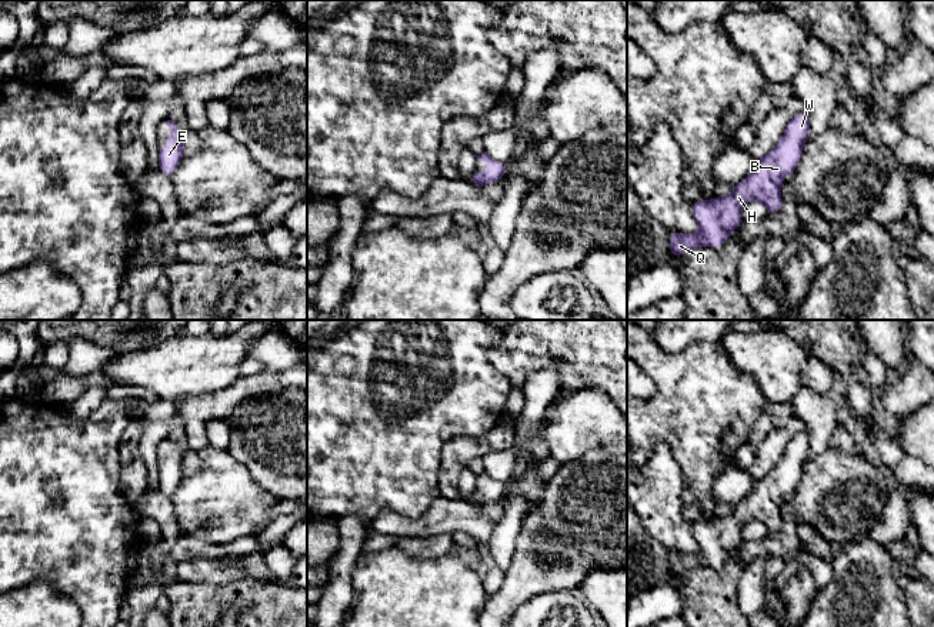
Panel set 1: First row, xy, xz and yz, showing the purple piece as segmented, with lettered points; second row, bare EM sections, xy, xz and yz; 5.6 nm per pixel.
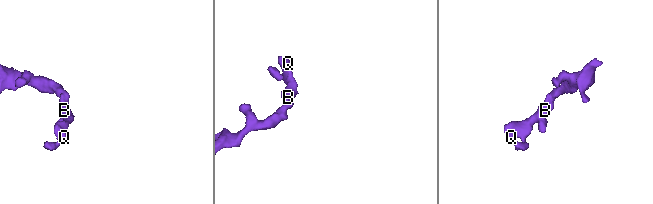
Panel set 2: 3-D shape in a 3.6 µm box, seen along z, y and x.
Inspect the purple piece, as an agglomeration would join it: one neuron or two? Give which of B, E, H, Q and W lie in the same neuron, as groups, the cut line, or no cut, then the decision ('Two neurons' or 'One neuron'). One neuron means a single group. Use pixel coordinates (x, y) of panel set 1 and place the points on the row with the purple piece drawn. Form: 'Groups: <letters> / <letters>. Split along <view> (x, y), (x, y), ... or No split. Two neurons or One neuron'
Groups: B E H Q W. No split. One neuron

